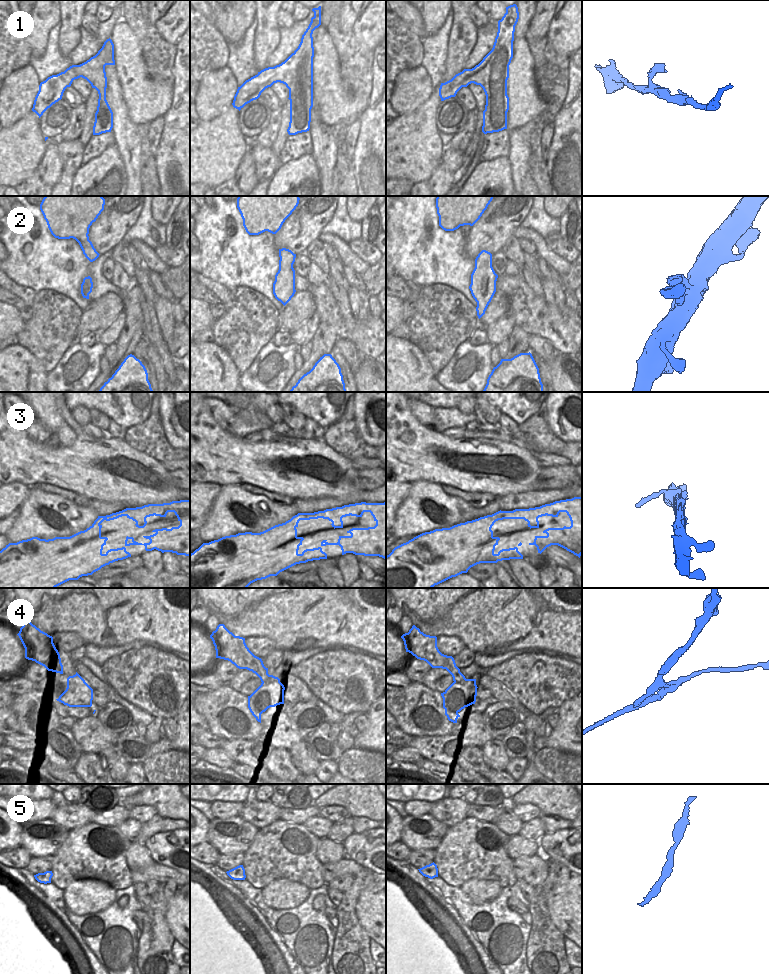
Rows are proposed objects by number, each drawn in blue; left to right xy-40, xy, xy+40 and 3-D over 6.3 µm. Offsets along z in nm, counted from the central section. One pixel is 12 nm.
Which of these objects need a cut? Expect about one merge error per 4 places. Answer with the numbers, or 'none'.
4

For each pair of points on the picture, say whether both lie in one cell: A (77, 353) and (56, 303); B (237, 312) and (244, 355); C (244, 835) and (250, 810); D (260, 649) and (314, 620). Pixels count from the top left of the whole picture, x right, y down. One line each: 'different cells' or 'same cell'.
A: different cells
B: same cell
C: different cells
D: different cells

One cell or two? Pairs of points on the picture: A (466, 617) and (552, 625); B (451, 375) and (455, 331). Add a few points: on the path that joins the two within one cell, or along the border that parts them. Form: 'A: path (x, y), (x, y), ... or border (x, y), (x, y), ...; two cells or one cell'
A: path (487, 616), (531, 616); one cell
B: border (468, 339), (458, 346), (451, 359), (438, 373); two cells

